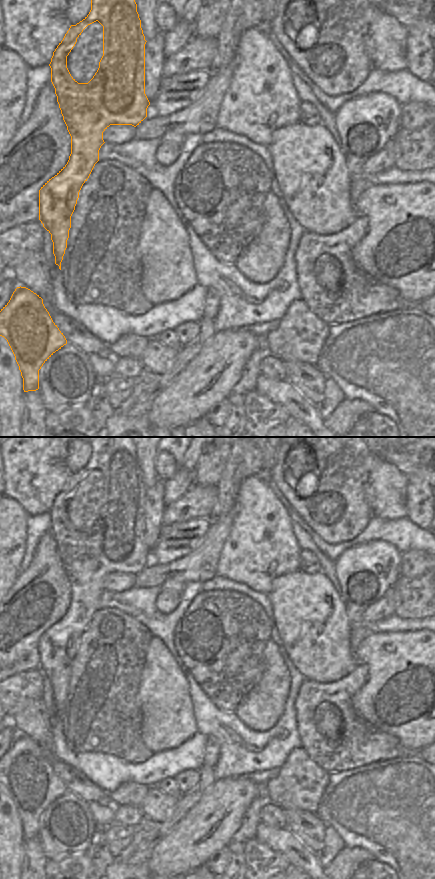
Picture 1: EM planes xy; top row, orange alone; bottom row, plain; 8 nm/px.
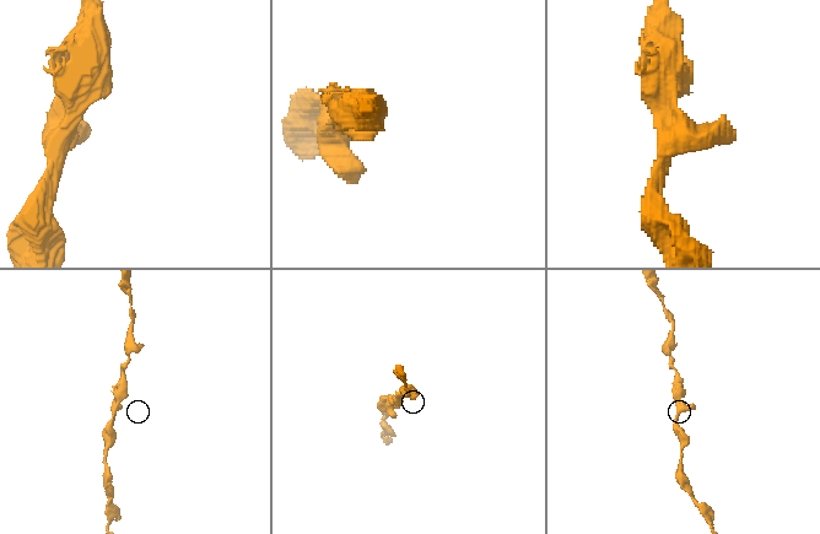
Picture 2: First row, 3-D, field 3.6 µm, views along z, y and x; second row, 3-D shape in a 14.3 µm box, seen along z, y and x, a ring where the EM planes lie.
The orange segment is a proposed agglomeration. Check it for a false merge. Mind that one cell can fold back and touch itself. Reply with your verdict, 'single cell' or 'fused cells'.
single cell

